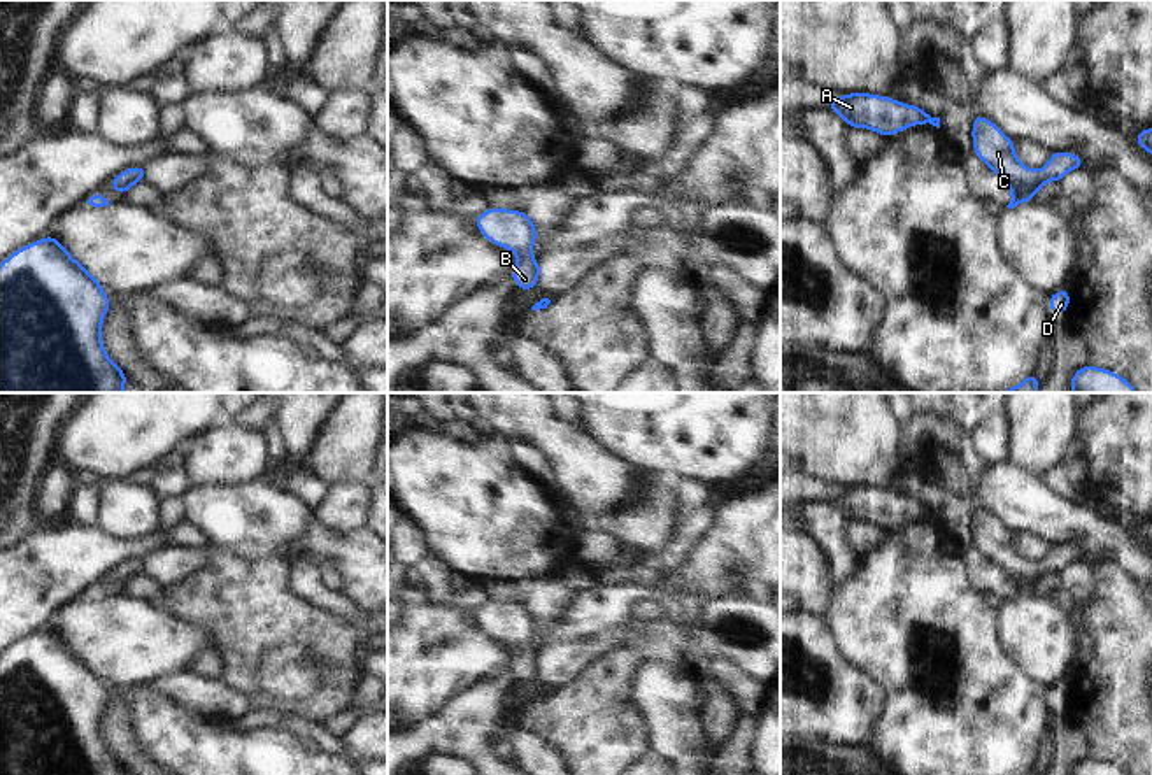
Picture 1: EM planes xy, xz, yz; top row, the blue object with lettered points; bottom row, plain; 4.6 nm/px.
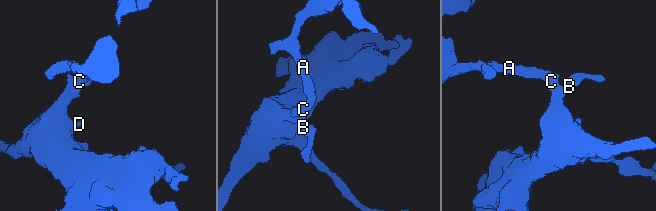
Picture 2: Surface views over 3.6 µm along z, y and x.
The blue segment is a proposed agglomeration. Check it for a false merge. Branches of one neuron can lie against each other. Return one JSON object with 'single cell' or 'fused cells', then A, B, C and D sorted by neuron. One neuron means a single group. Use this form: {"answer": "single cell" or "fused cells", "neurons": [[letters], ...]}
{"answer": "single cell", "neurons": [["A", "B", "C", "D"]]}

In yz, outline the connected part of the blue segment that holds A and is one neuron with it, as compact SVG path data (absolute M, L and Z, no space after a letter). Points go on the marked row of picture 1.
M850 93L836 96L829 105L852 128L868 128L885 139L914 124L929 123L940 128L940 117L931 117L917 105L907 105L871 93Z

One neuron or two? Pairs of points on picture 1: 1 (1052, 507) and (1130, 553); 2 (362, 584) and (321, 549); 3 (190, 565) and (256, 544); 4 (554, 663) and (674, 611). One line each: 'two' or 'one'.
1: one
2: one
3: two
4: two

